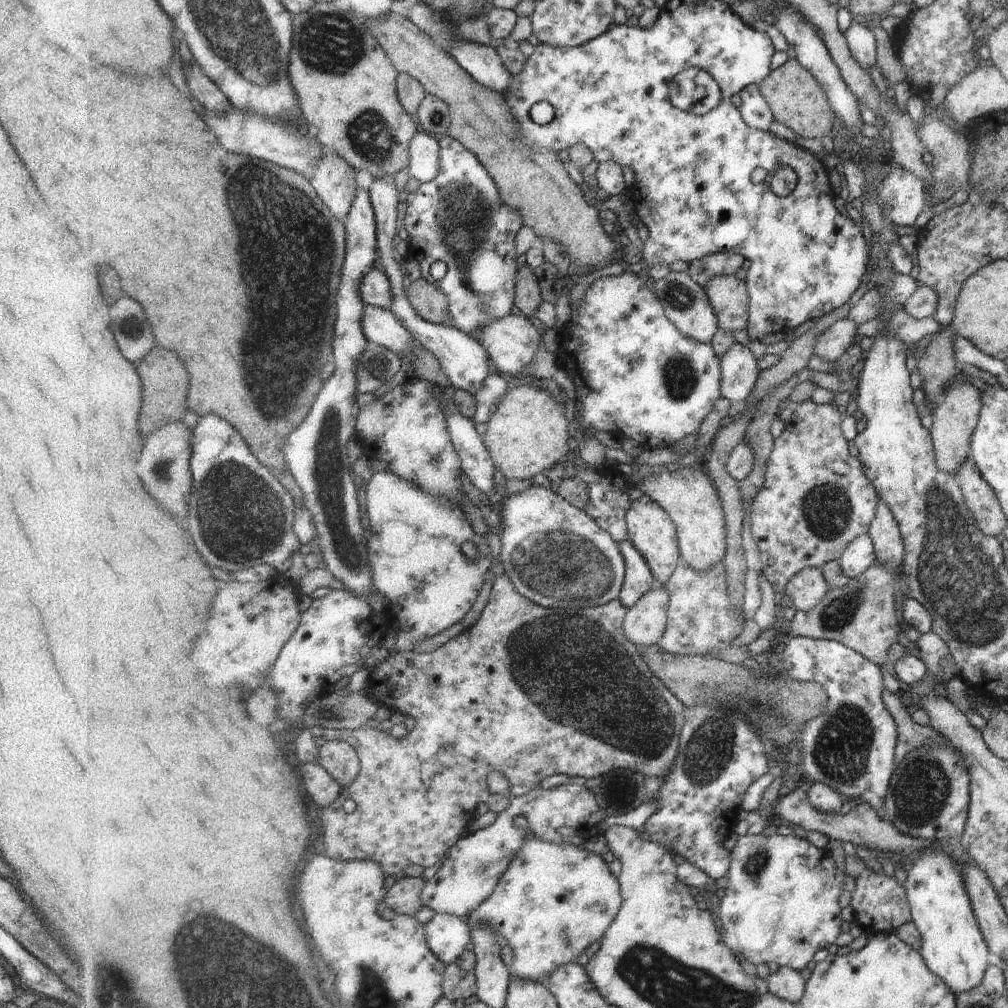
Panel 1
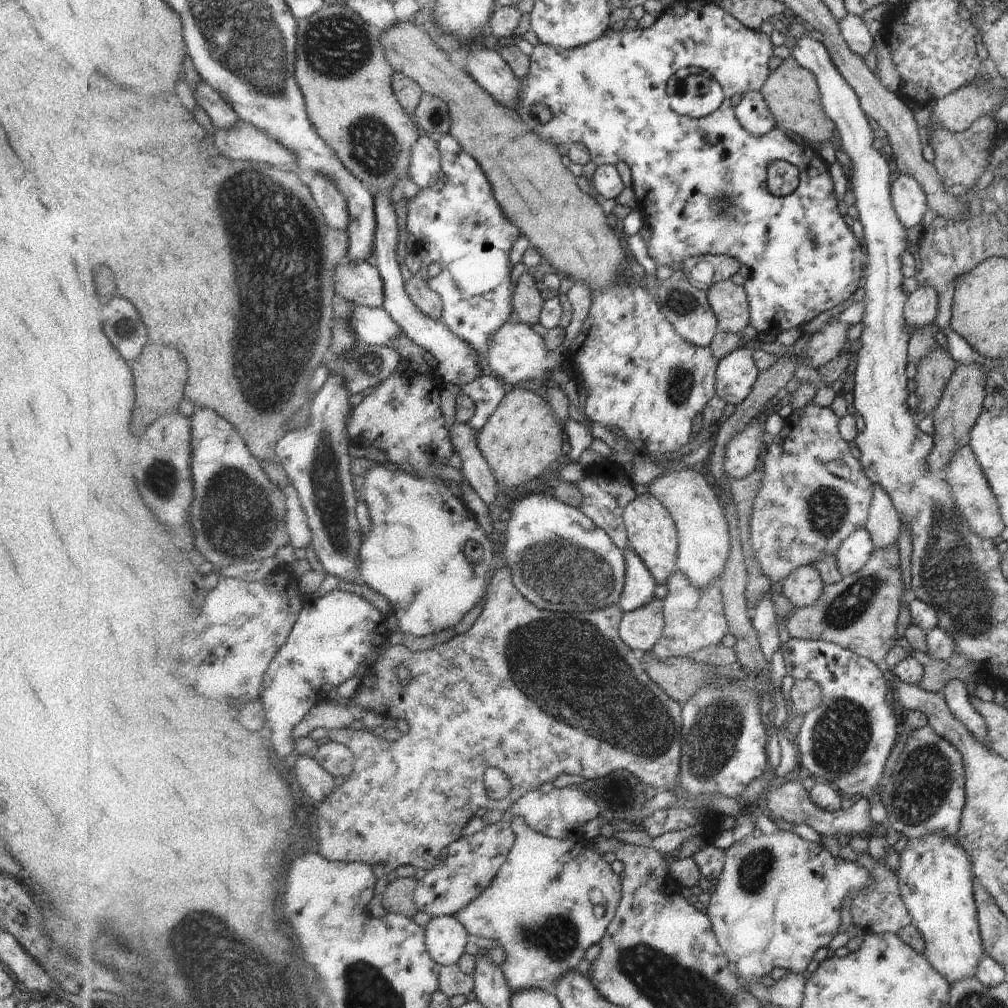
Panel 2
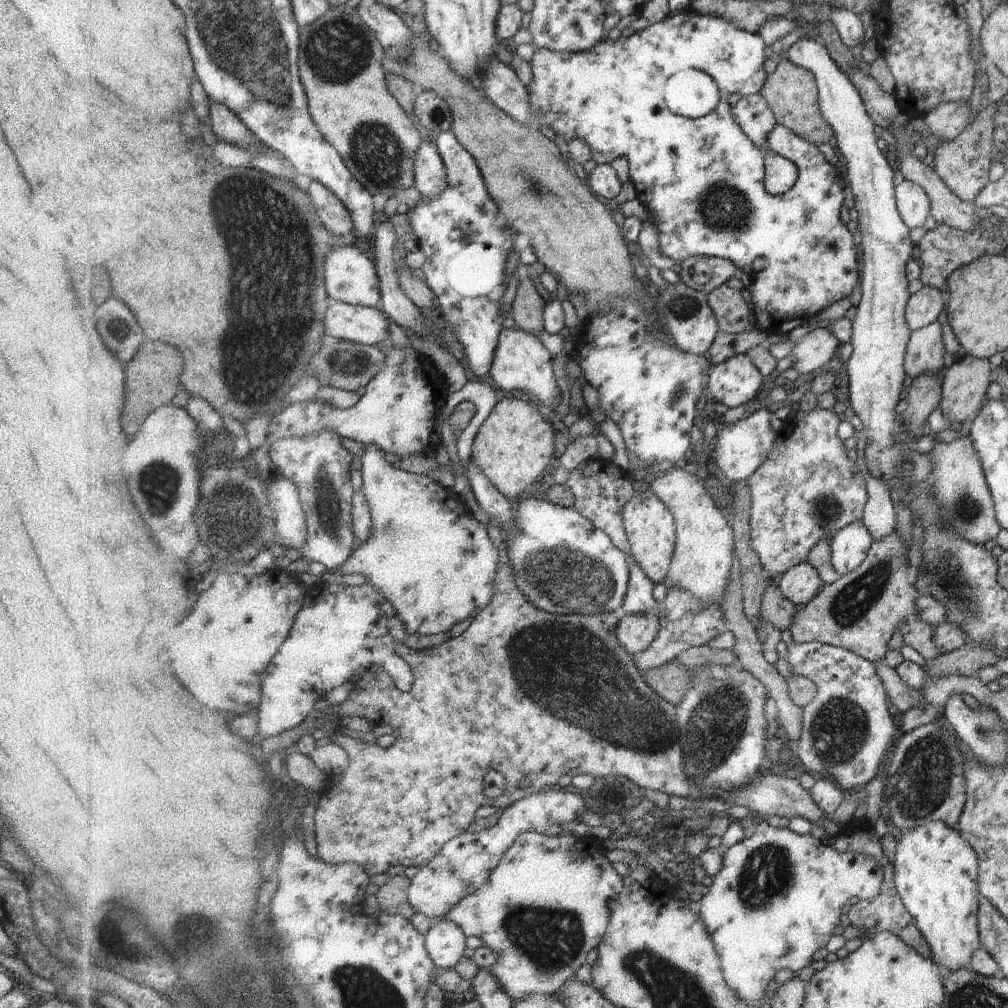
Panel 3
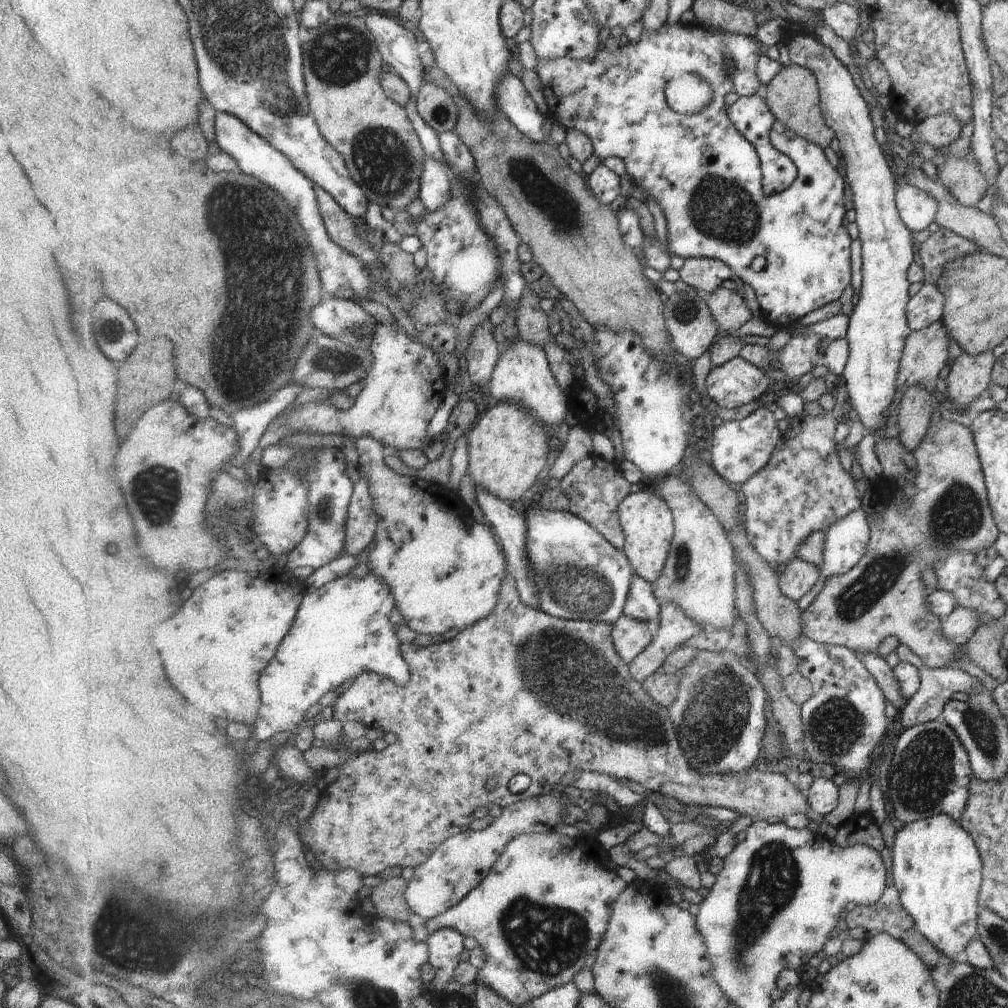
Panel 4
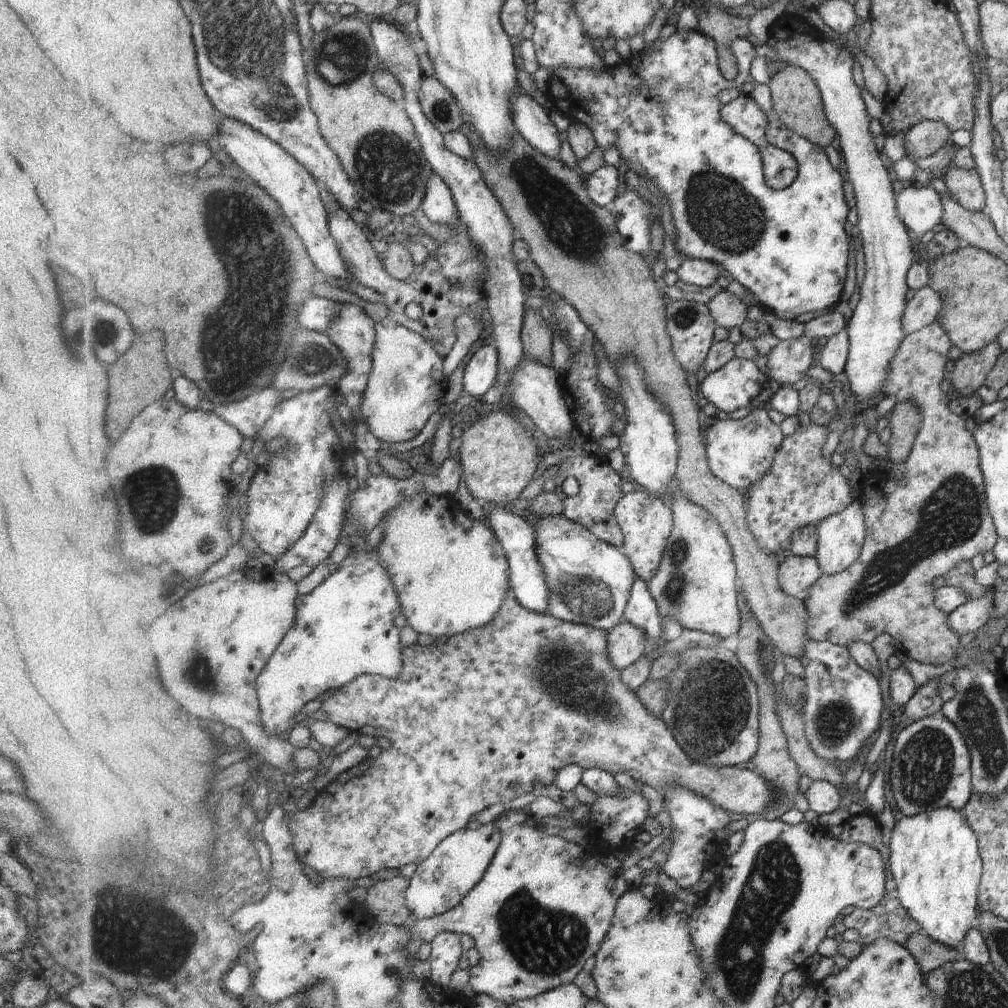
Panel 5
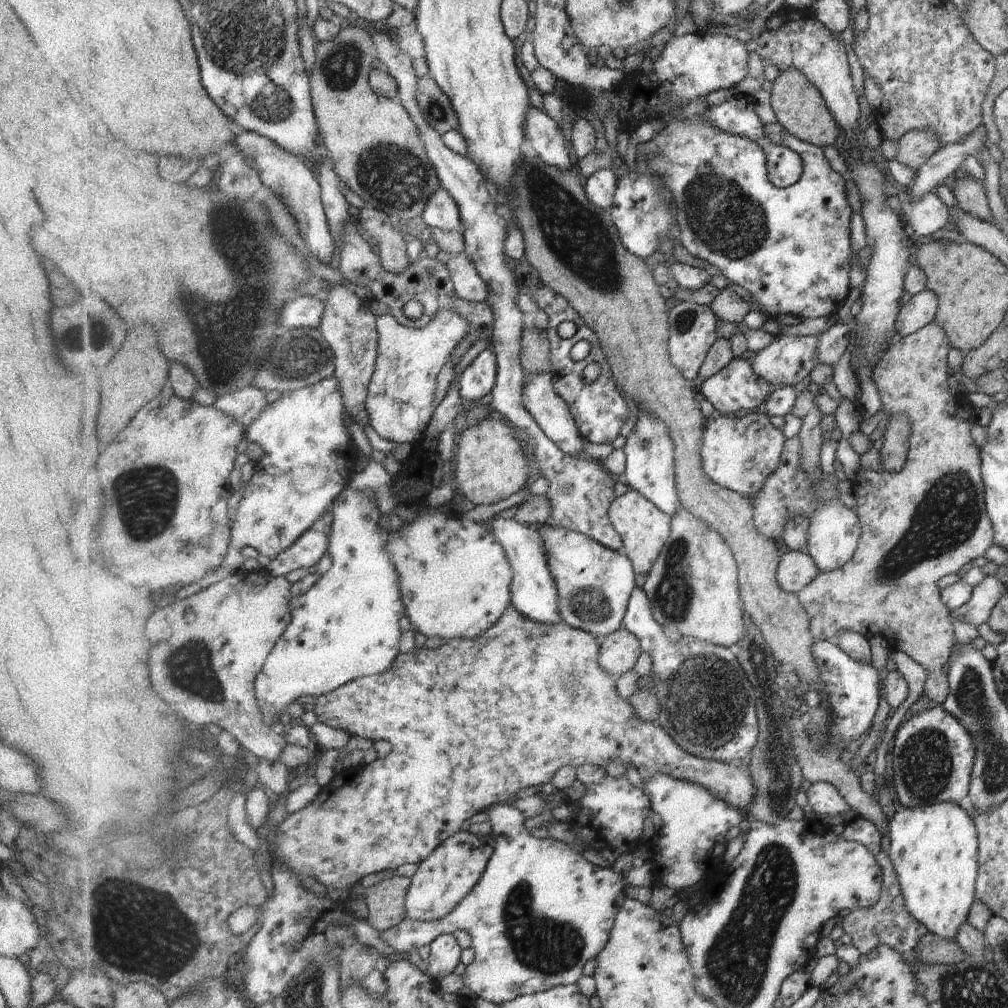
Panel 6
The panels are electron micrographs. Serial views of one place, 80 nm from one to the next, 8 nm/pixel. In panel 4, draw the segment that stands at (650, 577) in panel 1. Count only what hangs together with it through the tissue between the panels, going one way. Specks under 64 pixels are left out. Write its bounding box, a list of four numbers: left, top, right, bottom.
[624,574,661,629]

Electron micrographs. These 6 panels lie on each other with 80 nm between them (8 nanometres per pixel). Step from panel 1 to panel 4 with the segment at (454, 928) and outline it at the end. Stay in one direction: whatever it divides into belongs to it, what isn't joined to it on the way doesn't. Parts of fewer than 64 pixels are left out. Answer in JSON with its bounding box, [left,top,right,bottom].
[427,928,465,992]

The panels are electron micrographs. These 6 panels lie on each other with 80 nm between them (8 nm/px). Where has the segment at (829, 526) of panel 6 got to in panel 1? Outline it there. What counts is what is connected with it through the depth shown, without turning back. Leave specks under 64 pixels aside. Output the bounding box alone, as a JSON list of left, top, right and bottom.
[839,534,875,579]

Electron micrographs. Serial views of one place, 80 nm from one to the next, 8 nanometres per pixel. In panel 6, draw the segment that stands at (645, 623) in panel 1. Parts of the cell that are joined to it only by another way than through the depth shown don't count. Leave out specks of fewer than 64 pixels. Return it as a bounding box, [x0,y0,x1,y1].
[601,626,641,679]

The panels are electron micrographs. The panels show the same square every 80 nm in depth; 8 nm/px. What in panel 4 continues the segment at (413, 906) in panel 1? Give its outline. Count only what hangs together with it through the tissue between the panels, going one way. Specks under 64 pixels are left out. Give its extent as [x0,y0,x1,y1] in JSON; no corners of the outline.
[369,876,412,923]

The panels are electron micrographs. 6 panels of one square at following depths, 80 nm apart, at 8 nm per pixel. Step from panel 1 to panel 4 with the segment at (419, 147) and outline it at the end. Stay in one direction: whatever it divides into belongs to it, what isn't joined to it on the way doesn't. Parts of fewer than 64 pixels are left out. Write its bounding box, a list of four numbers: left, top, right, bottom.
[420,154,453,212]

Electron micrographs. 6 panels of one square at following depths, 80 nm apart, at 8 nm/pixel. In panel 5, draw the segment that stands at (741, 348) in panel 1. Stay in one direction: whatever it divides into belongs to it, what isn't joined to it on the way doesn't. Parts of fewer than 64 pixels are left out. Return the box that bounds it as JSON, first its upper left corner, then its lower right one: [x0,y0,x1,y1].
[701,357,770,416]

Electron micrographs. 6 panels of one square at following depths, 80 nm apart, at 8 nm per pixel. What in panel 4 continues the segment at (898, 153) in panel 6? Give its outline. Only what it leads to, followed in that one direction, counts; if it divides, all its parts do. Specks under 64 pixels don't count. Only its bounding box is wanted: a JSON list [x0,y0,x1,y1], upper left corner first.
[912,114,961,150]

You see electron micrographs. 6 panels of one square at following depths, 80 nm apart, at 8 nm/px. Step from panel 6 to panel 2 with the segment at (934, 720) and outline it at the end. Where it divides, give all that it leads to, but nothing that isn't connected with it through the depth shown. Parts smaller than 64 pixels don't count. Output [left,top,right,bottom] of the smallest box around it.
[880,726,964,840]

